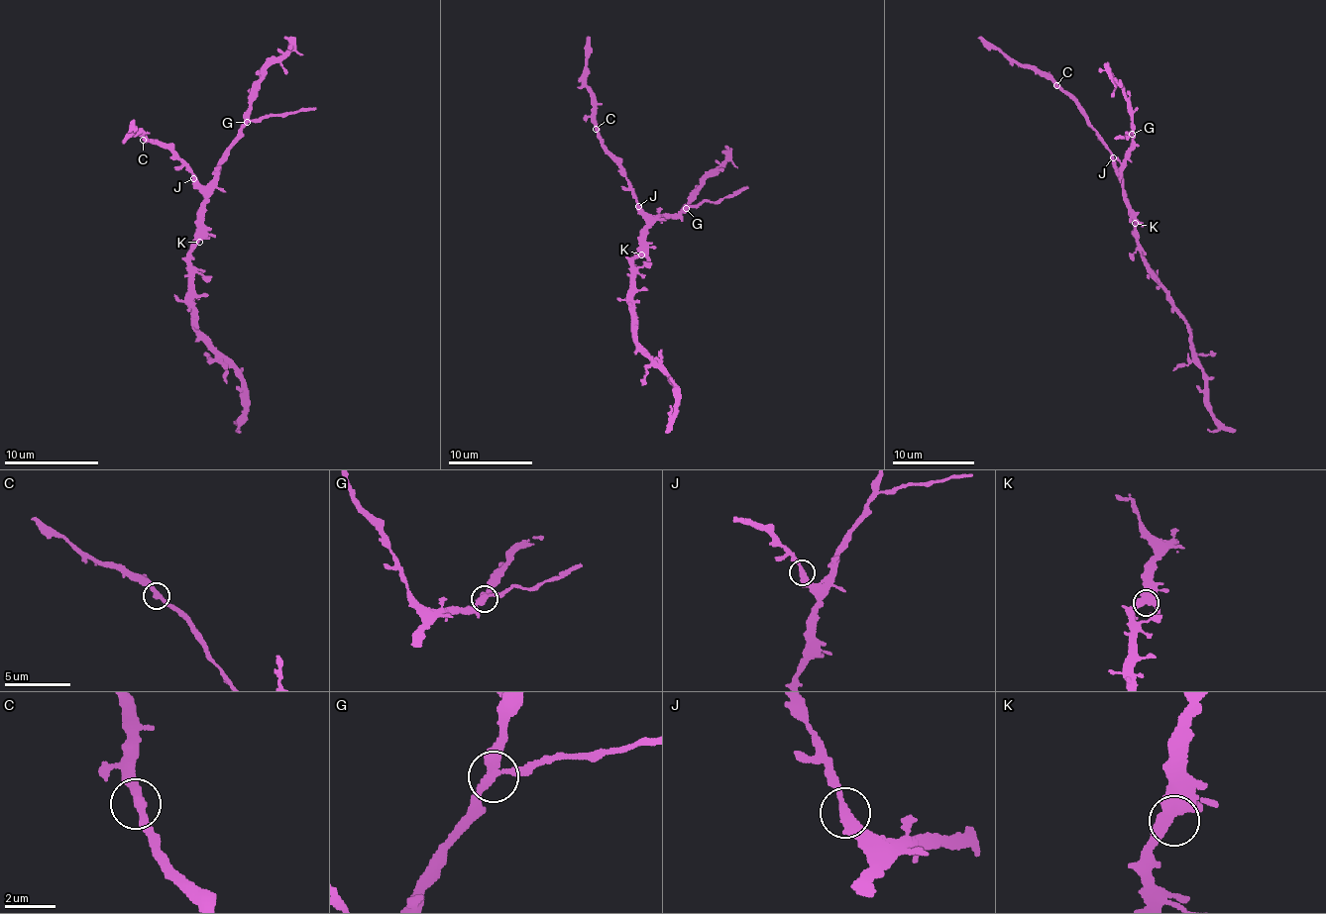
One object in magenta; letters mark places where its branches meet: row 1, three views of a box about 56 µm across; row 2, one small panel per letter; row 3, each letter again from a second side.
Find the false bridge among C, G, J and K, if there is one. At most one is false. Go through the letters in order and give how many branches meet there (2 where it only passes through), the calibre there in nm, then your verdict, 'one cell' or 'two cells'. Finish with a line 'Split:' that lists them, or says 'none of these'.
C: 2 | 340 nm | one cell
G: 3 | 300 nm | two cells
J: 2 | 320 nm | one cell
K: 3 | 420 nm | one cell
Split: G

